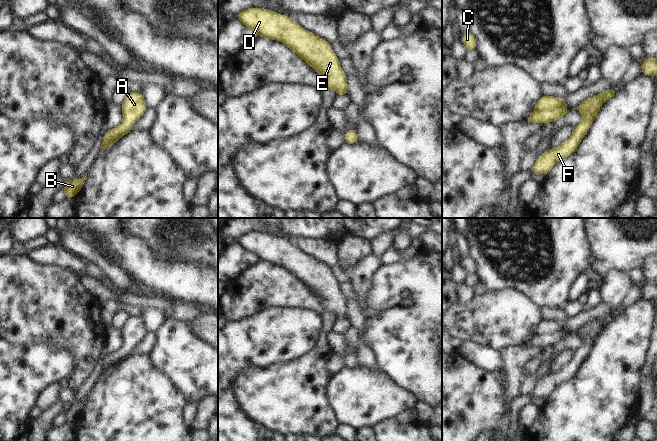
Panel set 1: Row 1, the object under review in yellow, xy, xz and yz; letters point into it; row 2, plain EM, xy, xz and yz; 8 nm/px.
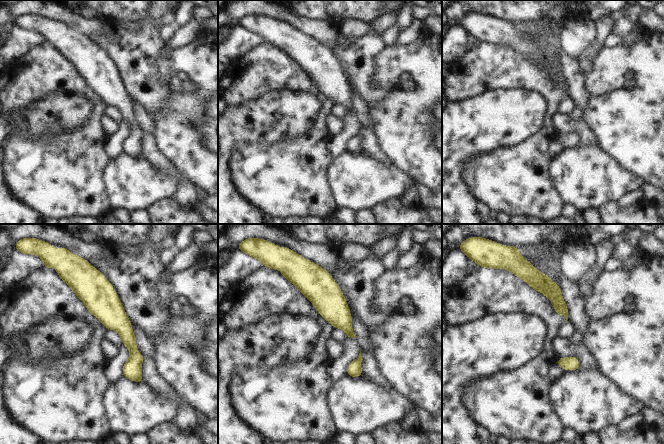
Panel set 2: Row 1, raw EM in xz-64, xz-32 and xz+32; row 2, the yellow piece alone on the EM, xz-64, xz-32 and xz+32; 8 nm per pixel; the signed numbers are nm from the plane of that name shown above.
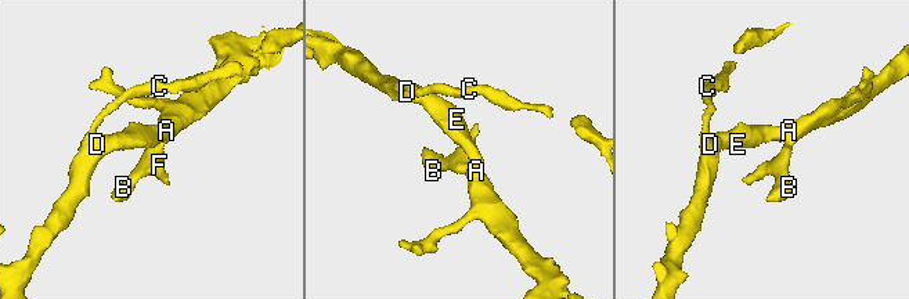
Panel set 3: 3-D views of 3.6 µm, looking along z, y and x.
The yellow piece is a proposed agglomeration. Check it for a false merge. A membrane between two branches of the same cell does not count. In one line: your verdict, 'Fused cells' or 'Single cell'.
Single cell.

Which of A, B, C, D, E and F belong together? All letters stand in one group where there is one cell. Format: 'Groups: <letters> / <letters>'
Groups: A B C D E F.

